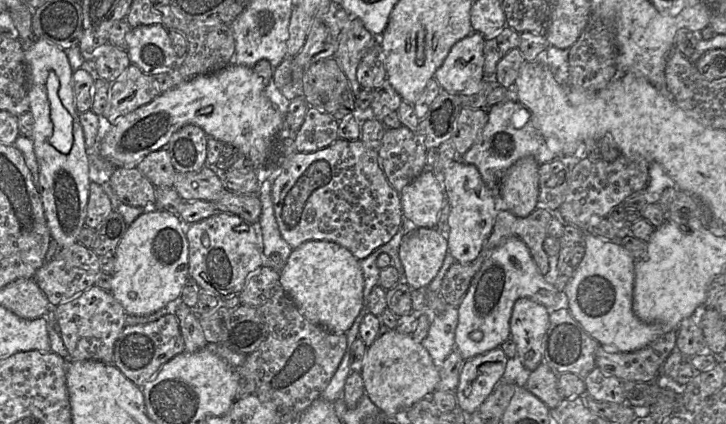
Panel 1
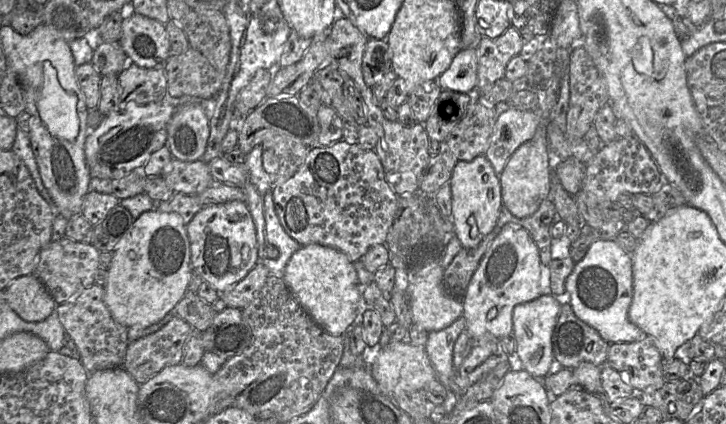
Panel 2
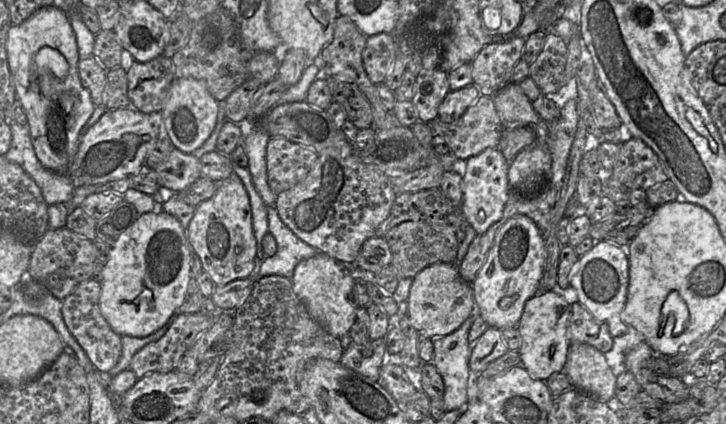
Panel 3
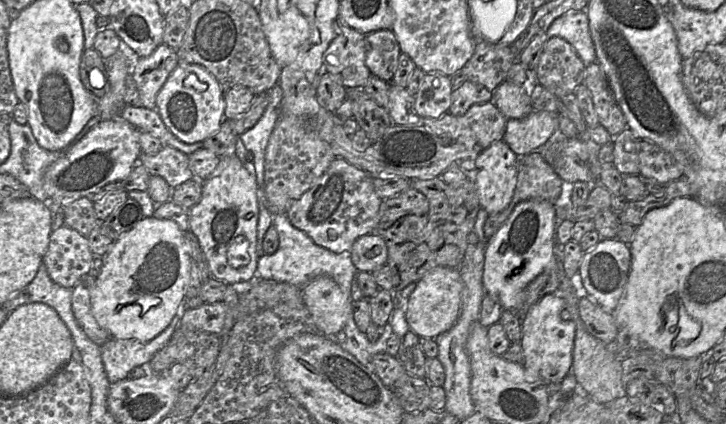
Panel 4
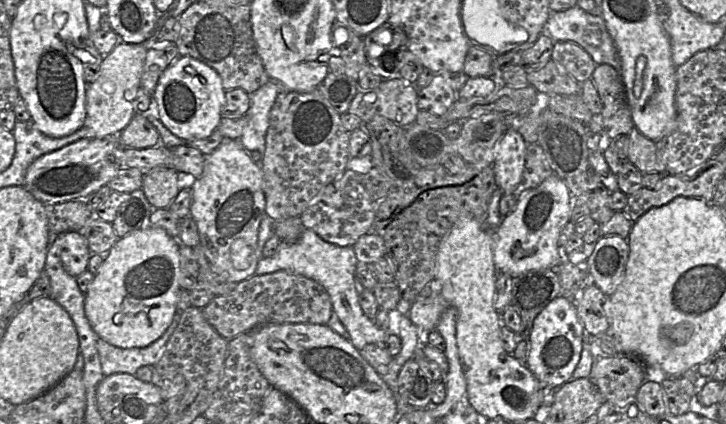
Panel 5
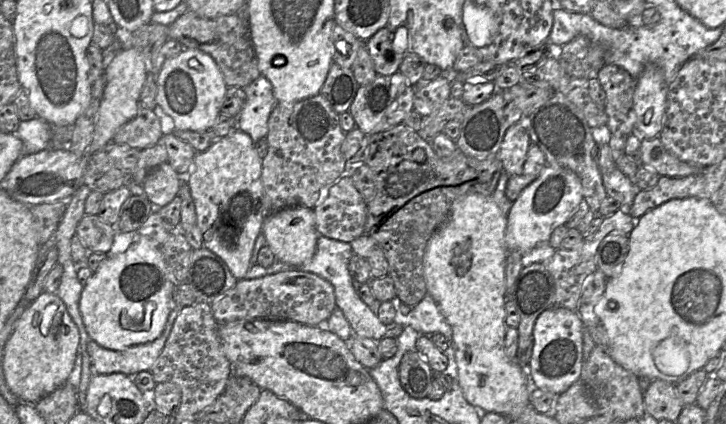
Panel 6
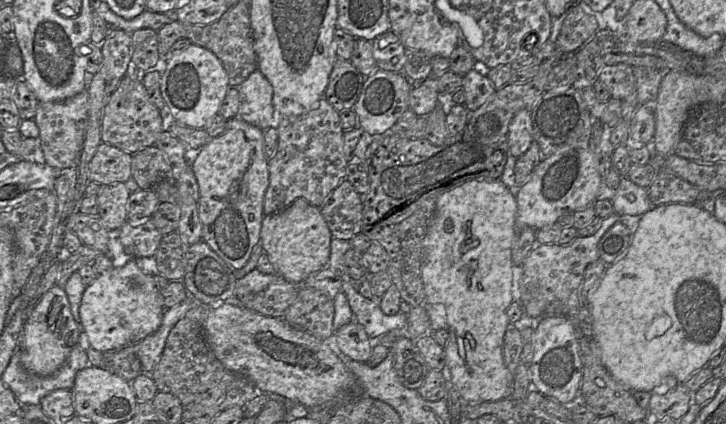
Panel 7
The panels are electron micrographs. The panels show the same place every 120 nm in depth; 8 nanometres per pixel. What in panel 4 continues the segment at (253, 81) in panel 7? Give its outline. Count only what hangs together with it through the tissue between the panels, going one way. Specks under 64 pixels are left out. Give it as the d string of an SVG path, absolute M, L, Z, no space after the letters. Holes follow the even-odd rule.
M276 84L269 93L269 103L258 122L239 137L245 148L253 154L256 182L264 188L265 154L270 135L279 117L282 89Z

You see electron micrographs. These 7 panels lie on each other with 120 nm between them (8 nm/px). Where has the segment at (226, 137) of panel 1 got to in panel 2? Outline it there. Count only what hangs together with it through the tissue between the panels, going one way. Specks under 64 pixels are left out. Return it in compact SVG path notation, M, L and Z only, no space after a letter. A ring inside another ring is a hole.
M167 99L147 105L129 105L124 111L103 116L100 125L89 132L85 142L85 157L91 177L114 180L143 167L150 155L166 144L167 124L180 104Z

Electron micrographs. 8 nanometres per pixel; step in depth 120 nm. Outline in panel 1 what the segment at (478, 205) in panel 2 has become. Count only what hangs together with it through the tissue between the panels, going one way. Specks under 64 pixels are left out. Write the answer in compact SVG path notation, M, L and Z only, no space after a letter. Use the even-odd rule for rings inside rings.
M452 160L442 173L444 194L450 205L449 230L446 235L448 252L456 262L467 264L479 255L484 242L492 232L499 210L505 209L485 185L478 169L462 160Z

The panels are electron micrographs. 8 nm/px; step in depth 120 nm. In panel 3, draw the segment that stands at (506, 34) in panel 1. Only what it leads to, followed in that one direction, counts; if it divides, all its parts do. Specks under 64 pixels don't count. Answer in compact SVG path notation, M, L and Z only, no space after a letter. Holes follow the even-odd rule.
M513 36L485 45L471 62L473 84L481 95L493 97L512 82L513 68L522 58L525 39Z

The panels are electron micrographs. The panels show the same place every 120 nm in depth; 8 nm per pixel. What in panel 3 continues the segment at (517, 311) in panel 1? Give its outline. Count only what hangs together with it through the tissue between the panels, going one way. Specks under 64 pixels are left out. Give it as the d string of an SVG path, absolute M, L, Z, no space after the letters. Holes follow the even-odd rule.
M538 292L524 305L517 324L521 344L518 349L521 365L532 379L545 381L553 373L562 372L567 360L570 343L566 337L570 318L570 305L556 292Z

